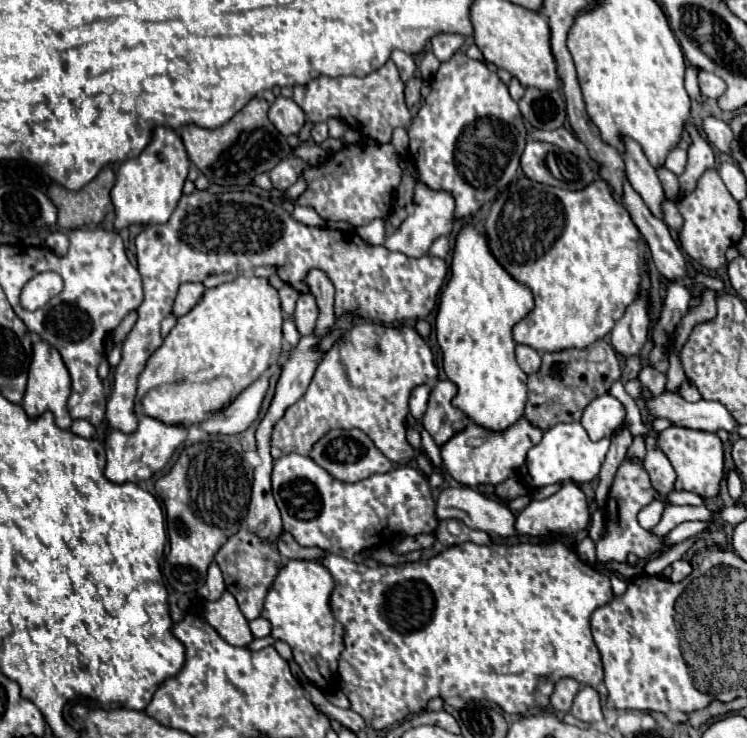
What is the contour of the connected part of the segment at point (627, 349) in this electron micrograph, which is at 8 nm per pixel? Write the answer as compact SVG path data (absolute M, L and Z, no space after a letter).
M651 294L637 296L611 332L613 348L623 356L639 354L651 328Z

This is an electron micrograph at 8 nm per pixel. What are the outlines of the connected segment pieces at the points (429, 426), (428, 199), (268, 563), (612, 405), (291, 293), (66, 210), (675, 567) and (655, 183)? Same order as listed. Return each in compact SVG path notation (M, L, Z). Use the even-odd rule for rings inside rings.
M437 380L431 390L427 410L421 418L423 428L431 434L437 446L447 444L457 432L465 430L471 422L465 412L451 404L453 396L457 394L457 386L451 380Z
M407 160L407 170L409 174L415 178L415 198L413 198L413 216L407 216L407 220L387 236L385 240L385 248L395 250L395 252L403 252L411 258L421 258L427 254L429 246L433 244L433 240L437 240L439 236L449 236L453 226L455 226L455 200L449 192L445 190L431 190L429 186L421 184L415 166L411 164L411 160Z
M241 526L237 534L233 534L217 552L215 556L215 562L217 566L221 568L223 572L223 578L225 578L225 586L227 590L235 596L243 616L247 620L253 620L261 614L261 608L263 608L263 600L265 600L265 594L273 582L273 578L277 576L277 570L283 562L281 554L275 550L273 544L269 544L267 540L261 540L261 536L257 536L255 532L249 532L249 528Z
M611 394L597 396L583 412L583 428L591 440L611 438L625 424L625 408Z
M283 286L281 290L279 290L279 298L281 298L281 310L285 312L285 314L289 314L289 316L293 316L293 308L295 308L295 304L297 304L297 296L299 296L299 292L293 288L293 286Z
M107 166L97 178L79 192L71 192L61 184L51 184L47 194L59 210L57 224L63 230L75 230L85 224L99 224L105 218L105 208L111 208L109 192L115 184L115 172Z
M677 560L663 570L663 576L671 582L681 582L691 574L691 564L687 560Z
M621 136L621 142L625 146L623 160L625 160L625 174L633 186L633 190L643 198L643 202L649 206L649 210L661 218L661 202L665 200L661 182L655 174L655 168L649 164L647 156L643 154L641 146L635 140L629 140L629 136Z

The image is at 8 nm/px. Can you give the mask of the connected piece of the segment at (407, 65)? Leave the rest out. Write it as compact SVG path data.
M393 50L391 60L397 64L397 68L399 68L403 80L409 80L409 78L415 74L415 68L417 68L417 66L415 66L415 60L413 60L413 56L409 56L407 52Z

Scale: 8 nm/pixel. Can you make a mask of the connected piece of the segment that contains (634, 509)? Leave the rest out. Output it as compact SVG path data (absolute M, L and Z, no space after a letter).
M623 460L615 474L613 488L607 498L605 506L605 520L607 520L607 532L601 536L597 542L597 564L607 564L607 562L627 562L627 554L633 552L639 558L649 558L663 548L663 540L657 536L651 536L647 530L643 530L637 524L637 514L641 508L645 508L651 500L657 498L657 492L651 488L649 474L643 468L643 464Z

